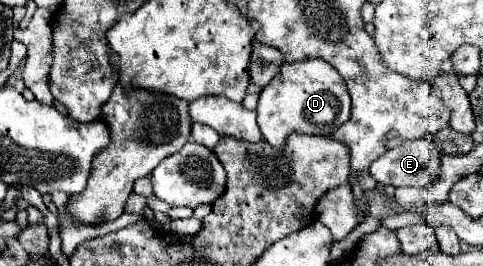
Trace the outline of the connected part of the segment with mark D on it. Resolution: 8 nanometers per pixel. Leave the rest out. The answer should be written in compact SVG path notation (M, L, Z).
M321 57L283 63L279 77L267 85L259 95L257 105L257 125L263 133L263 139L281 147L287 143L287 137L295 133L307 135L331 135L339 125L343 125L351 111L351 99L347 93L347 85L343 85L343 77L339 71L323 61Z

